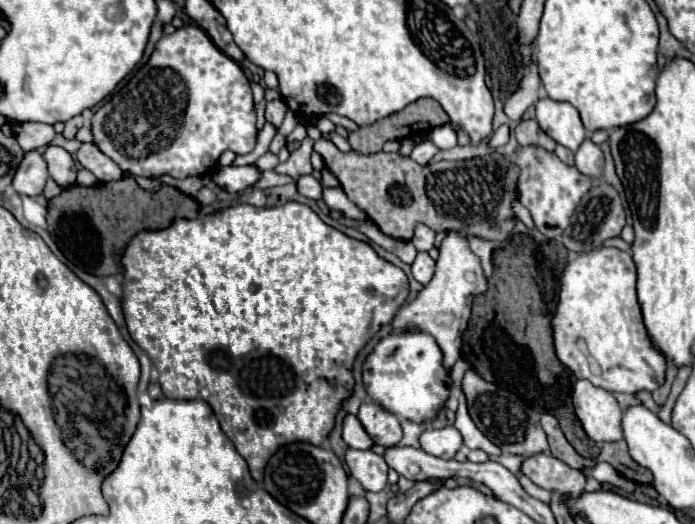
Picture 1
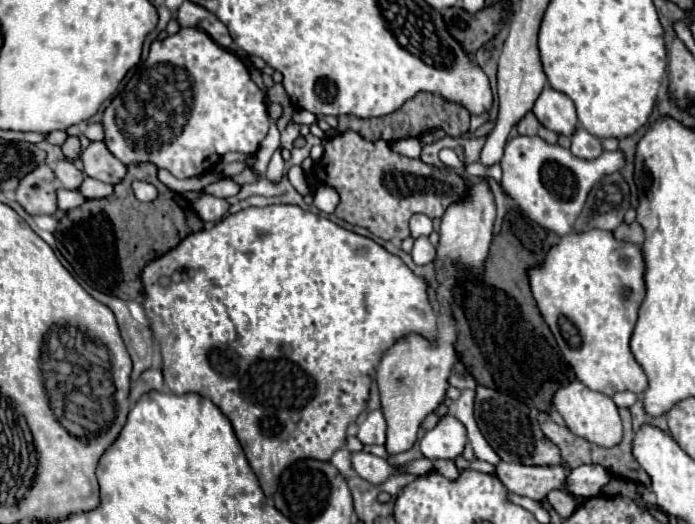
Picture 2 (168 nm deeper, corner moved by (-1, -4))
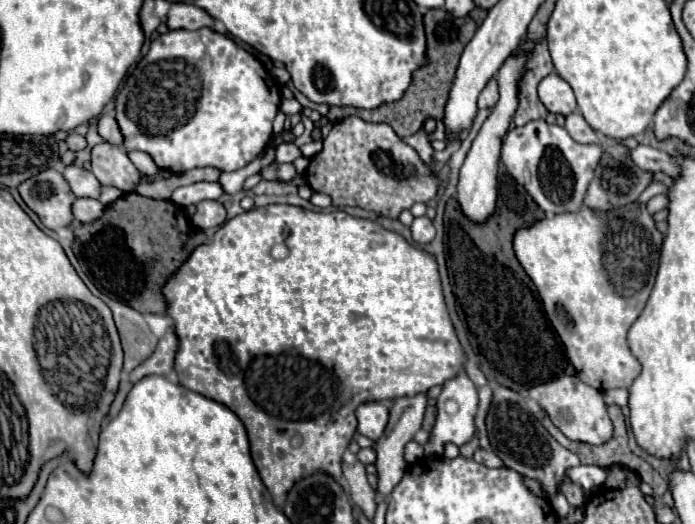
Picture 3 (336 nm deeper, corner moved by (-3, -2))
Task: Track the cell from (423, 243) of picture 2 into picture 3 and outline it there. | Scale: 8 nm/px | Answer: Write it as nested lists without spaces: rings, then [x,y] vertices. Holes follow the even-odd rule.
[[[416,217],[414,223],[412,223],[412,227],[410,227],[410,231],[412,231],[414,243],[418,243],[418,245],[432,243],[434,233],[436,233],[434,225],[432,225],[432,221],[428,217]]]

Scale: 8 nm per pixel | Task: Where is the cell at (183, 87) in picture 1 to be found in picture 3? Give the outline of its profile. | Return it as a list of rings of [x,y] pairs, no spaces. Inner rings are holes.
[[[208,27],[198,31],[168,31],[152,41],[148,55],[128,75],[116,97],[116,121],[122,131],[122,147],[148,153],[160,169],[182,173],[194,167],[218,167],[236,171],[250,163],[270,141],[272,121],[280,107],[280,87],[262,63],[230,37]]]

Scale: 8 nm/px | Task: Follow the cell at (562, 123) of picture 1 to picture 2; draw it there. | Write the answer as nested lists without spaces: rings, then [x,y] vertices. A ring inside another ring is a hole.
[[[546,85],[536,99],[534,113],[542,125],[562,135],[572,135],[578,123],[572,99],[566,93],[552,89],[550,85]]]

